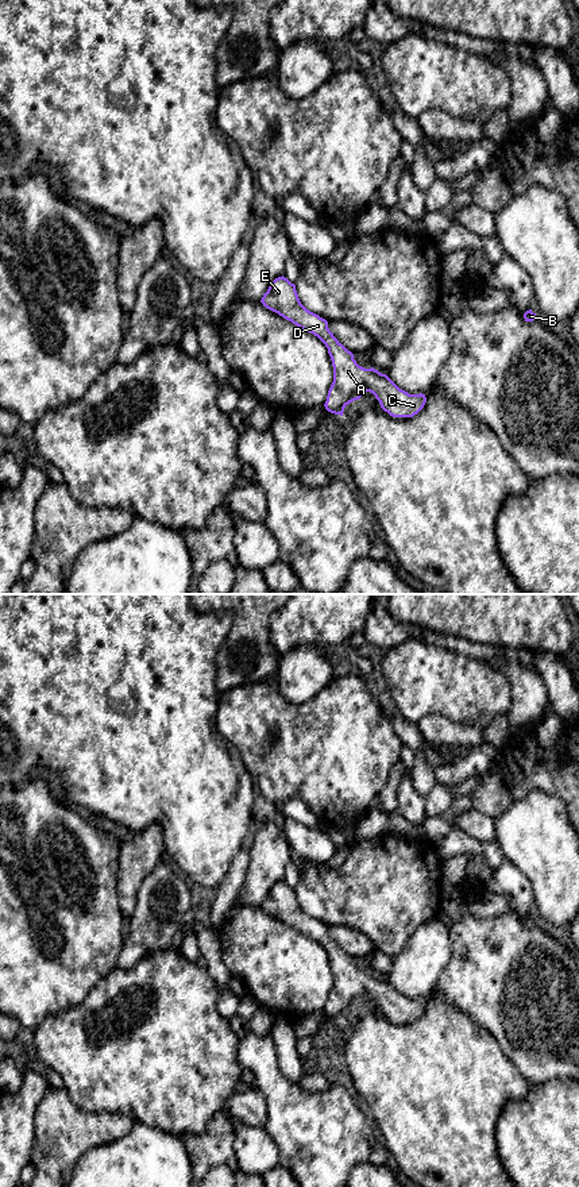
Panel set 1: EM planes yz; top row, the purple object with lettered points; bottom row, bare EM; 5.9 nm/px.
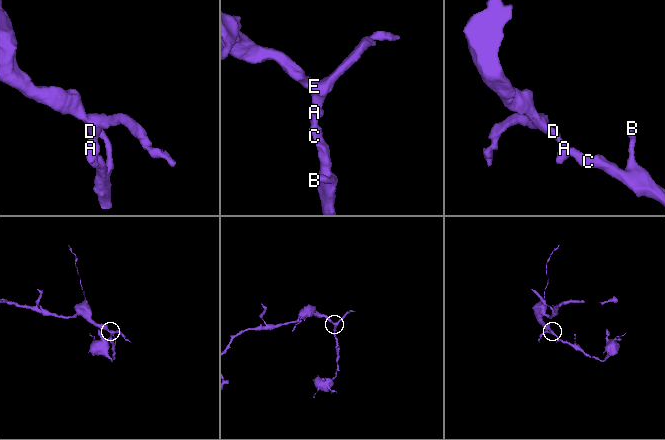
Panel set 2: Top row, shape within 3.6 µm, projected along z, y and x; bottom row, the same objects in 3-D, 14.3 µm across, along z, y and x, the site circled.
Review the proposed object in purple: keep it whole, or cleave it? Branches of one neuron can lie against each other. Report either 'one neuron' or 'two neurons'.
one neuron

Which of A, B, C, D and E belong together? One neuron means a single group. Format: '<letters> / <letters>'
A B C D E

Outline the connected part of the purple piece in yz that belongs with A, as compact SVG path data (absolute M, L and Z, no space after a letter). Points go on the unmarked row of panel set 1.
M275 883L260 907L297 932L317 941L328 953L333 971L333 987L328 995L325 1014L343 1021L344 1013L370 997L381 1013L393 1022L413 1022L425 1010L425 999L409 999L399 994L386 979L374 972L364 974L329 936L328 926L308 916L300 906L296 890L287 883Z

